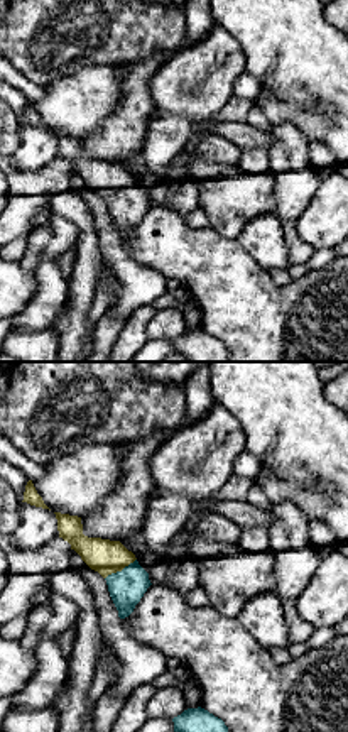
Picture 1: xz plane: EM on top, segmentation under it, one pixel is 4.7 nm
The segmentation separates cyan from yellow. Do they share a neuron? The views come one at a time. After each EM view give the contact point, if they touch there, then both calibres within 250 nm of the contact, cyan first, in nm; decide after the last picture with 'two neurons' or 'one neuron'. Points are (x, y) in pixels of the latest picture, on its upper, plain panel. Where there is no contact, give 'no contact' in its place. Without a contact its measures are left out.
contact (122, 191); calibres 170 and 160 nm

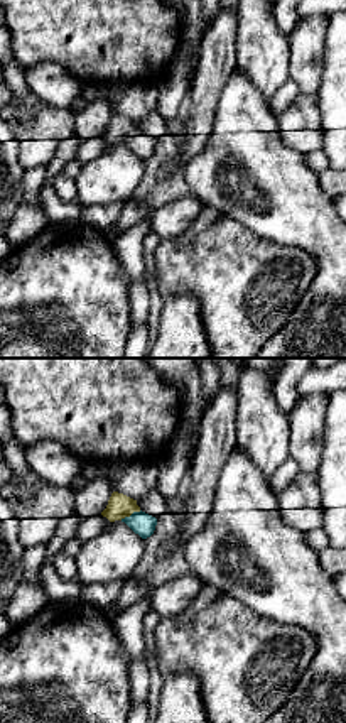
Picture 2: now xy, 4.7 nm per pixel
contact (130, 137); calibres 110 and 120 nm

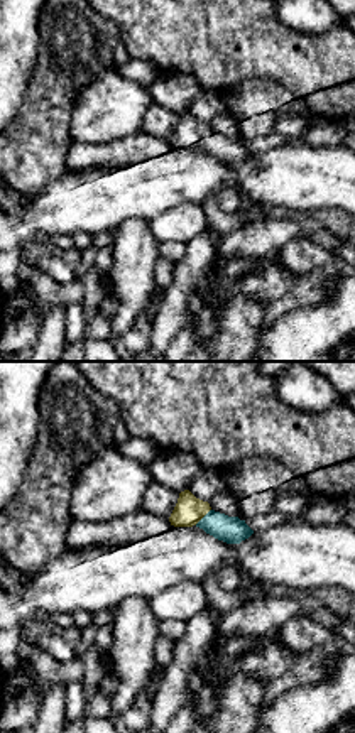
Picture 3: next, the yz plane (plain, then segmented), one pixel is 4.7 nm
contact (203, 139); calibres 130 and 140 nm

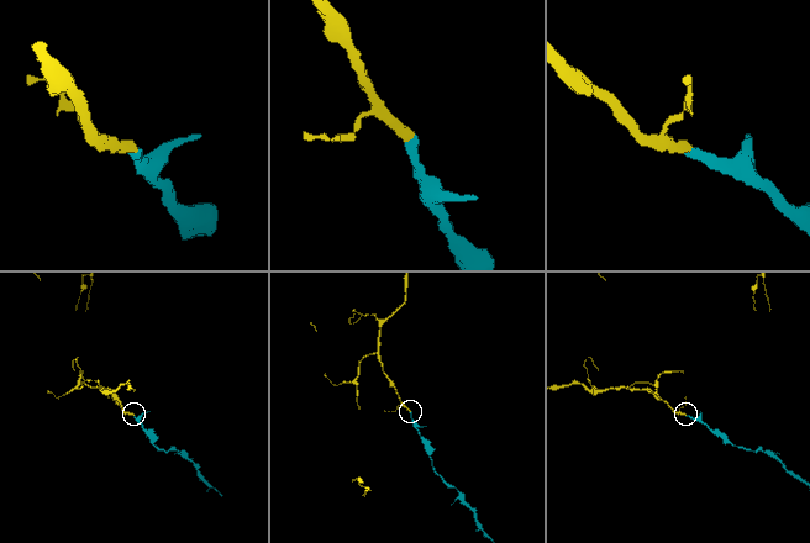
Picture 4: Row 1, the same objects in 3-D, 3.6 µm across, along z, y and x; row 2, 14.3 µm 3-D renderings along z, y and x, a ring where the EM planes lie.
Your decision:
one neuron

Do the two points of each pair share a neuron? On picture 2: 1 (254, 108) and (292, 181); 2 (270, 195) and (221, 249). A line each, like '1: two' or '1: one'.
1: one
2: two

